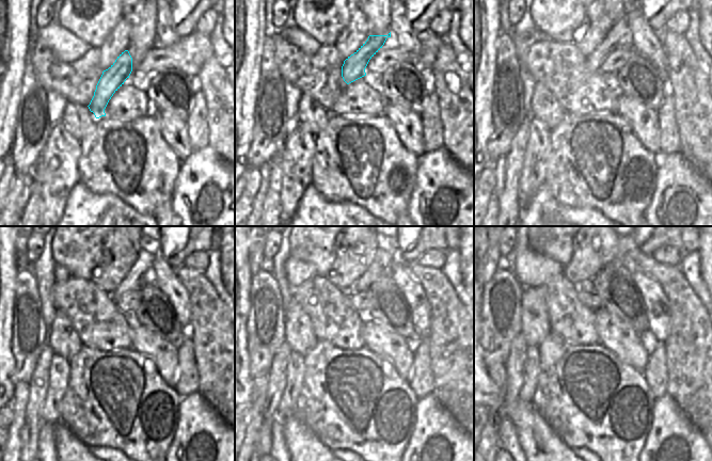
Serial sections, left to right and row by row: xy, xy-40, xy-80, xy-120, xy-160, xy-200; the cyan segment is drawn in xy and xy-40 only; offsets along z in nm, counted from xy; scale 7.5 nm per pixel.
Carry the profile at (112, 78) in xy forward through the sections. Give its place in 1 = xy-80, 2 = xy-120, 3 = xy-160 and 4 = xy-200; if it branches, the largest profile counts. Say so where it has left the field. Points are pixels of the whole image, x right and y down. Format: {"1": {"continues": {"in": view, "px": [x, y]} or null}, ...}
{"1": {"continues": {"in": "xy-80", "px": [618, 35]}}, "2": {"continues": {"in": "xy-120", "px": [141, 271]}}, "3": {"continues": {"in": "xy-160", "px": [386, 255]}}, "4": {"continues": {"in": "xy-200", "px": [623, 248]}}}

